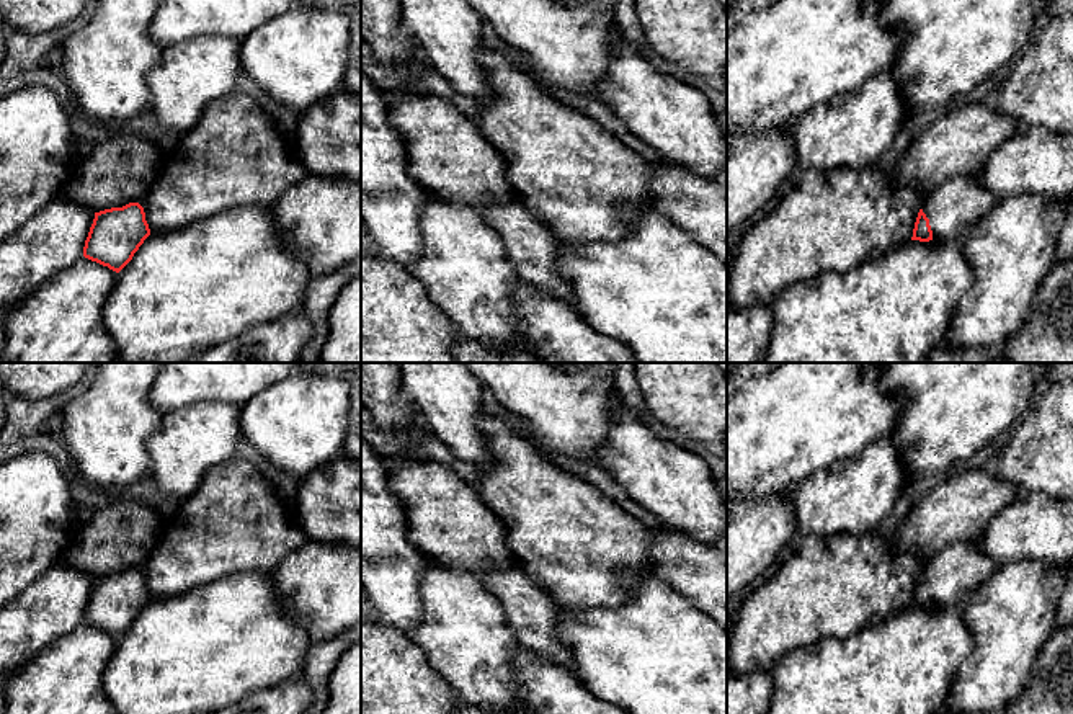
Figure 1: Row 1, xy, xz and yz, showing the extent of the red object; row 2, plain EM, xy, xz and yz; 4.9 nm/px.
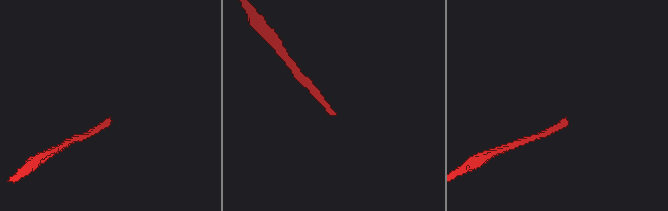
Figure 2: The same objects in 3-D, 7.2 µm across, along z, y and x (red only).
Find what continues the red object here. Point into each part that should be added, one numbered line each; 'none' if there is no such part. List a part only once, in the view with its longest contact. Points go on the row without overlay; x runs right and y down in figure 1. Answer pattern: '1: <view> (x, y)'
1: yz (956, 572)

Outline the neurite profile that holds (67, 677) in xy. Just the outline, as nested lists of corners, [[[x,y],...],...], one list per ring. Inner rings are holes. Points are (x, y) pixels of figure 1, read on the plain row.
[[[82,623],[8,675],[3,714],[116,714],[103,689],[103,673],[114,655],[116,644],[116,637]]]

